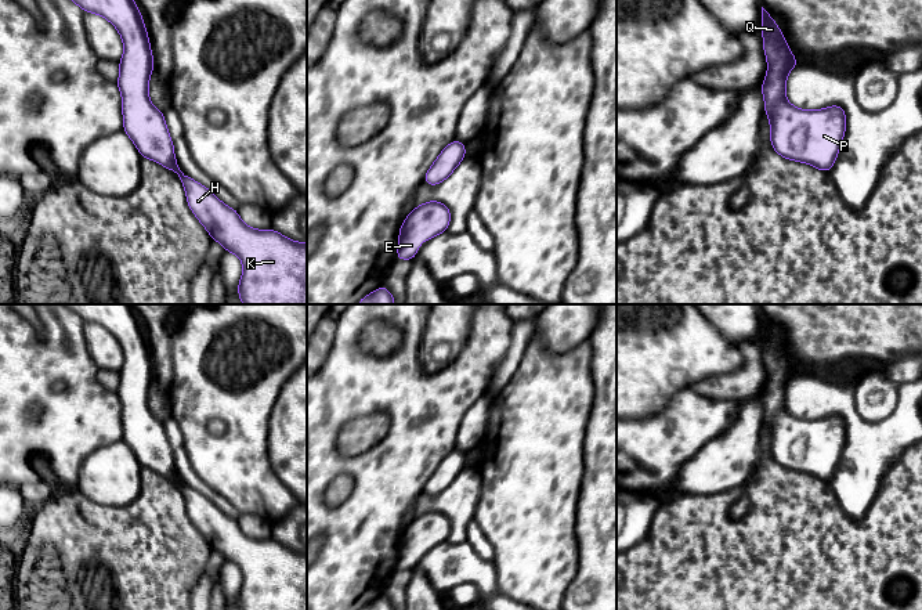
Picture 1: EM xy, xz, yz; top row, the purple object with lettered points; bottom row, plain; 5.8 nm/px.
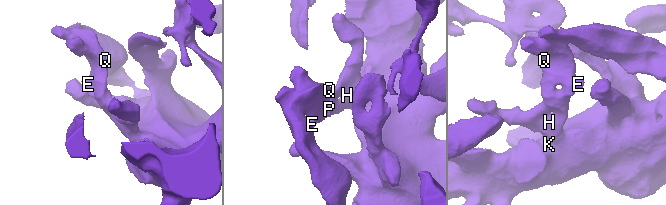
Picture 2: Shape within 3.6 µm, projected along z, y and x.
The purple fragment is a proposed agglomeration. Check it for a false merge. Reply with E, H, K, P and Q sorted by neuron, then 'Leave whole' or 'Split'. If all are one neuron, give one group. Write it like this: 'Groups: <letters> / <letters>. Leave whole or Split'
Groups: E H K P Q. Leave whole

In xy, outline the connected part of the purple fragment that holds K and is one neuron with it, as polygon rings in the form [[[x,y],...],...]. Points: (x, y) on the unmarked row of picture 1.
[[[64,304],[84,322],[104,326],[119,342],[124,361],[117,371],[120,383],[116,394],[122,404],[123,441],[130,447],[142,469],[151,469],[178,484],[194,526],[206,538],[213,551],[225,562],[235,563],[242,571],[238,593],[241,610],[307,610],[307,552],[296,552],[274,538],[254,539],[239,527],[238,520],[223,513],[209,498],[184,484],[176,470],[164,423],[156,419],[148,405],[153,382],[153,365],[142,325],[131,304]]]

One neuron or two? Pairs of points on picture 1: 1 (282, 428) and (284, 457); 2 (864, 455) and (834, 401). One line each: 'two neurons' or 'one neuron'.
1: one neuron
2: one neuron

